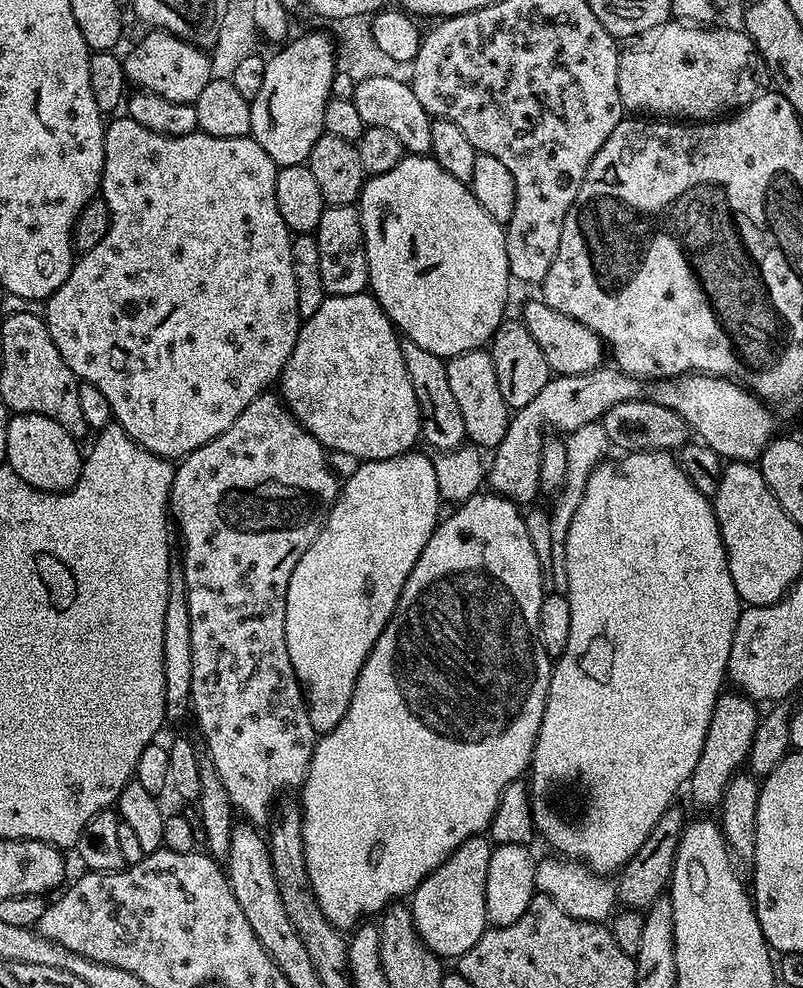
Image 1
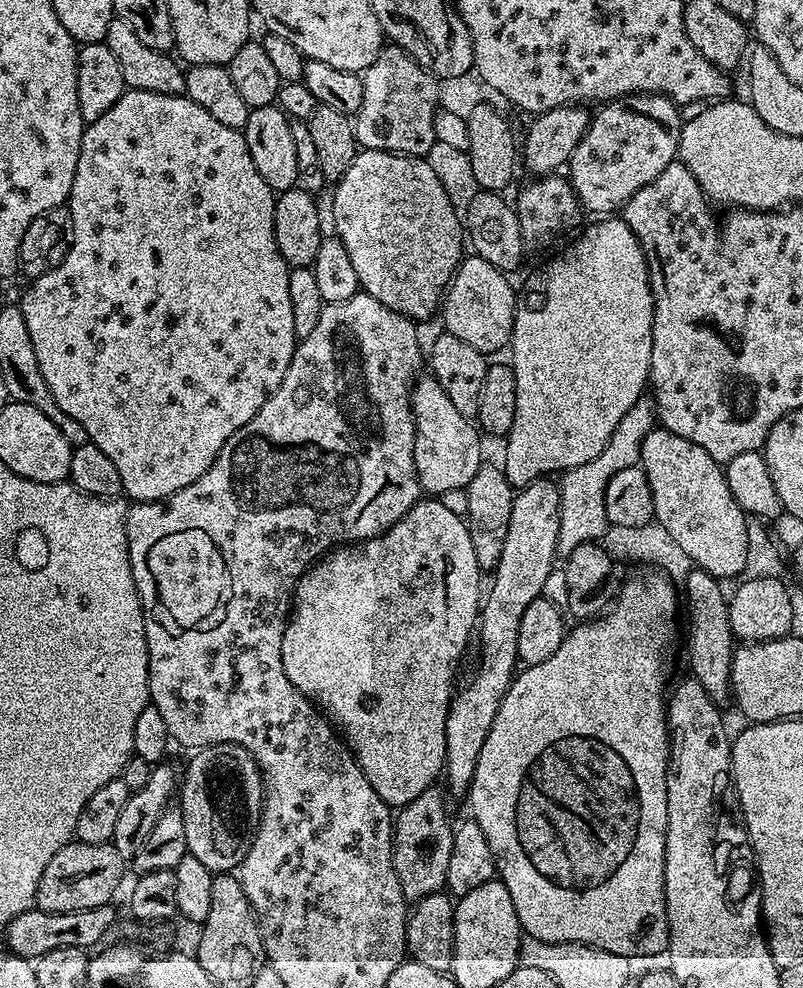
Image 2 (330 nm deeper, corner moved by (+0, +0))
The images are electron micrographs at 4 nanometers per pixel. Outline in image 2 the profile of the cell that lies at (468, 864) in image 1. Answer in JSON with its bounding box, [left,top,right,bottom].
[443,478,560,797]

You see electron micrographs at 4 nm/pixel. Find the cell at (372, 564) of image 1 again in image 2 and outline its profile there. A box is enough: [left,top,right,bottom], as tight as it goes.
[282,498,482,806]

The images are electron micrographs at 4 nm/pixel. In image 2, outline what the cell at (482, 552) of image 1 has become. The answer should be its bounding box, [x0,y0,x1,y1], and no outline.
[502,218,653,490]

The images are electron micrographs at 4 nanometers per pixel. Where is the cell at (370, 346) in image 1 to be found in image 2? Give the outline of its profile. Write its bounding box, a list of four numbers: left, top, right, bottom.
[410,375,482,494]

